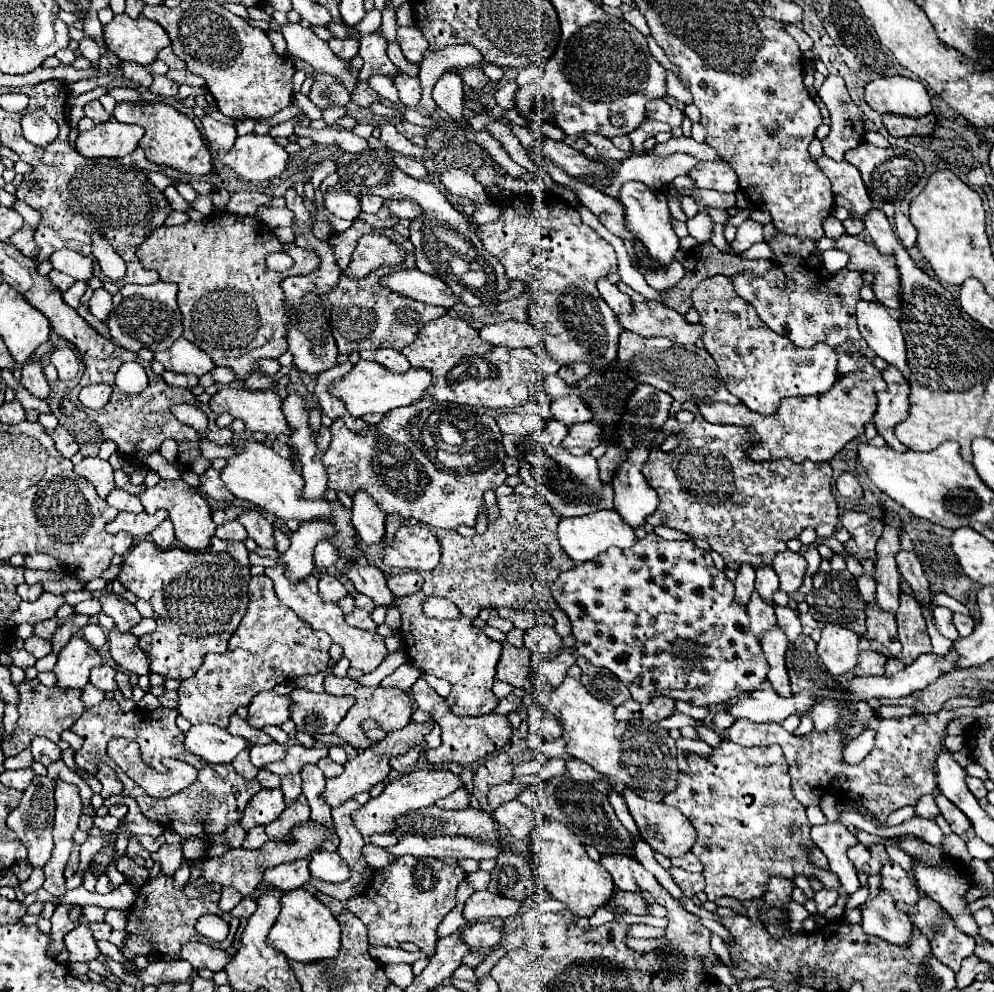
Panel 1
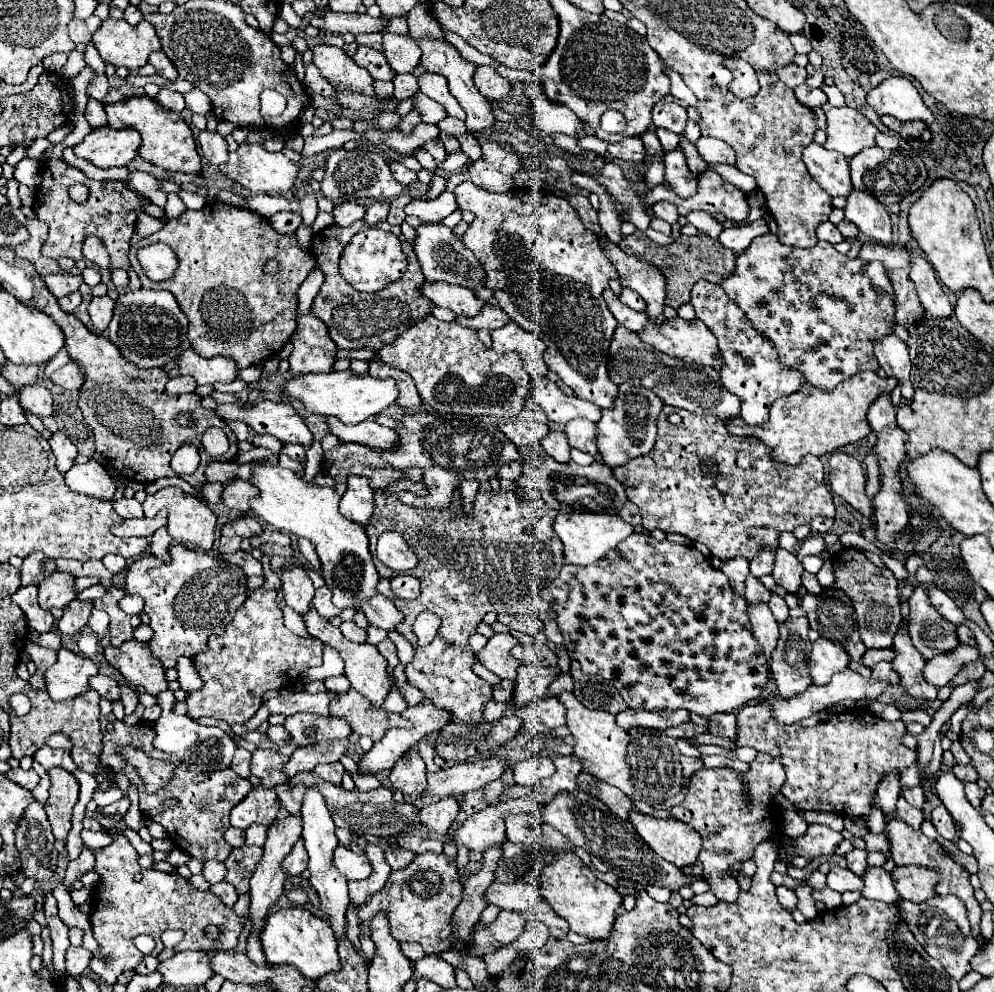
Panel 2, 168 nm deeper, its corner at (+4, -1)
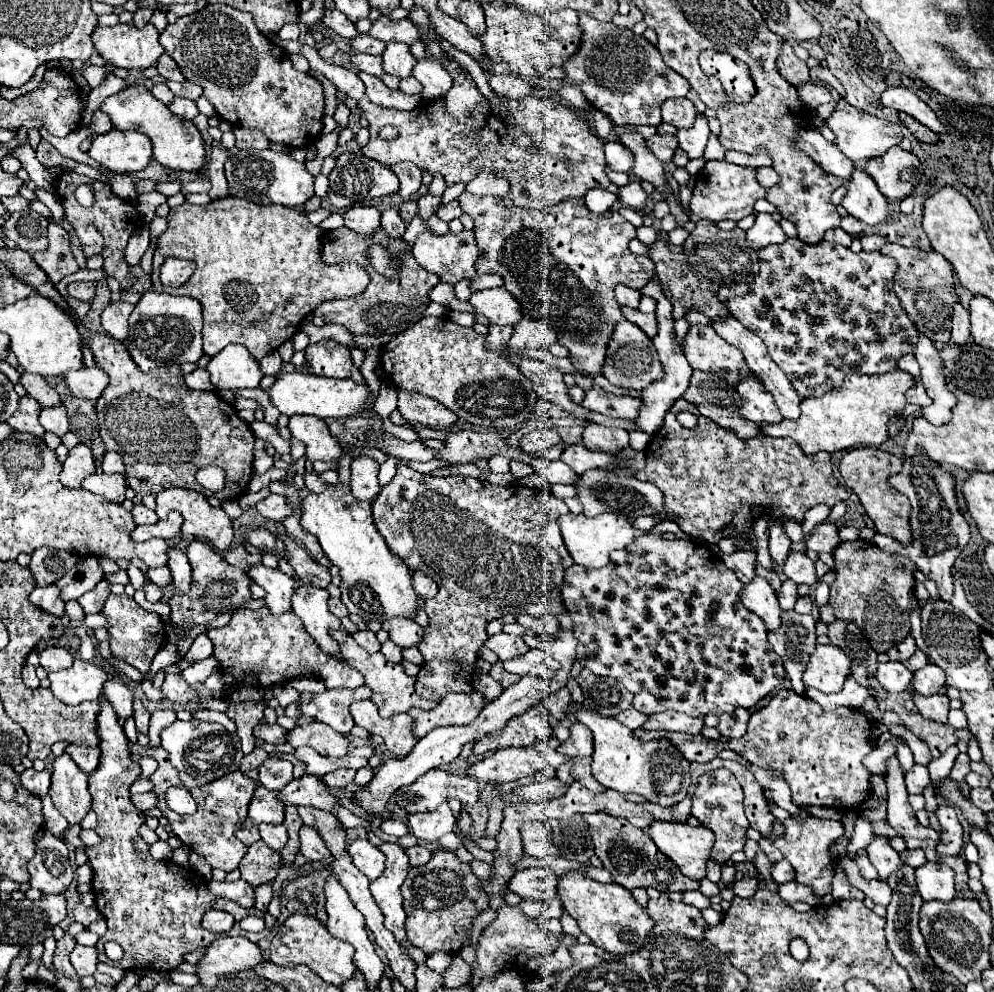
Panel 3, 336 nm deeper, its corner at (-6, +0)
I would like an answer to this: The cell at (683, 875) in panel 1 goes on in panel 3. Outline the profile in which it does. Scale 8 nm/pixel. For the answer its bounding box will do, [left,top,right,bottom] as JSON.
[581,812,699,892]

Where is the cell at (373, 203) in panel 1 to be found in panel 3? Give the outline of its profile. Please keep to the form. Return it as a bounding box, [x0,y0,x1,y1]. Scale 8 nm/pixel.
[381,208,405,236]

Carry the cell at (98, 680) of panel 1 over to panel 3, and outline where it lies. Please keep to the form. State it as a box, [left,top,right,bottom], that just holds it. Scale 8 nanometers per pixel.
[101,680,133,718]

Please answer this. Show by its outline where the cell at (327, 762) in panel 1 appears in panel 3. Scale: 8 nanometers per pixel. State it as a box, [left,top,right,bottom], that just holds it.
[323,770,357,788]

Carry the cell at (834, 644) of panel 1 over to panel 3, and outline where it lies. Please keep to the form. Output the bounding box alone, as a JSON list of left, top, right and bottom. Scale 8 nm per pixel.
[803,644,851,694]

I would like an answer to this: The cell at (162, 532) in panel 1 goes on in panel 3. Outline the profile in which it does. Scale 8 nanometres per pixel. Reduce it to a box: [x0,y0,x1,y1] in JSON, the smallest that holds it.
[167,546,191,592]

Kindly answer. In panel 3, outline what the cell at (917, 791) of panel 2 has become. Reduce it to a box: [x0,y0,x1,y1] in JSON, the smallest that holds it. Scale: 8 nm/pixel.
[905,764,929,794]

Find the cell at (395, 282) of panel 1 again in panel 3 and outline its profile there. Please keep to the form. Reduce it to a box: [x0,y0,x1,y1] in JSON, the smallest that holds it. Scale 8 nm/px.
[469,288,521,326]

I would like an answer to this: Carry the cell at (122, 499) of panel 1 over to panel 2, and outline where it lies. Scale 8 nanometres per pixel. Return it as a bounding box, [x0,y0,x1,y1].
[113,499,143,519]

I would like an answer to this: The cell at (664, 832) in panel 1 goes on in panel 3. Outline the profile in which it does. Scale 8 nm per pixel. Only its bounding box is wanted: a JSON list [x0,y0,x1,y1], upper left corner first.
[647,822,715,880]

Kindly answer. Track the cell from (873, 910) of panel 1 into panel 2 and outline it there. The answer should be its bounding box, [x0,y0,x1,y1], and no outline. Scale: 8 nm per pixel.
[863,867,897,903]

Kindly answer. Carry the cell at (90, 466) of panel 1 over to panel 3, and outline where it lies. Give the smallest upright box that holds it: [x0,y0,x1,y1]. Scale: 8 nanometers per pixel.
[81,472,125,502]

